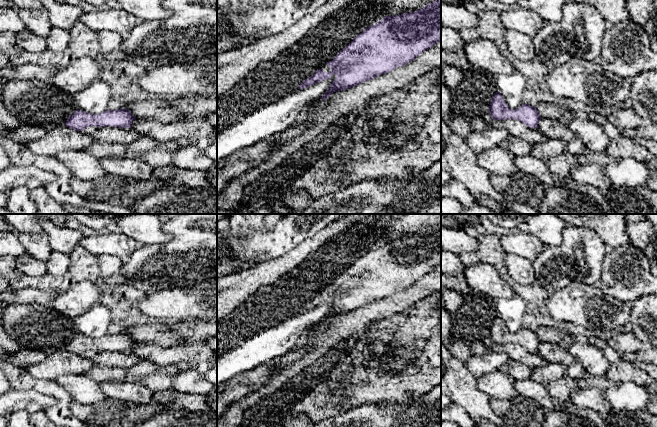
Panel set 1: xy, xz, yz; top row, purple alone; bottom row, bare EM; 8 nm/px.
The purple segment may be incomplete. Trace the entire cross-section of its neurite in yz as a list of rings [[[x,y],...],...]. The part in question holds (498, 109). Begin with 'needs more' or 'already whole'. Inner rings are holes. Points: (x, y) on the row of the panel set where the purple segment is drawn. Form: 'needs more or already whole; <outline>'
already whole; [[[499,92],[494,93],[489,106],[490,117],[494,120],[515,119],[523,122],[530,128],[537,128],[541,120],[536,107],[522,104],[518,109],[511,109],[507,106],[504,98]]]

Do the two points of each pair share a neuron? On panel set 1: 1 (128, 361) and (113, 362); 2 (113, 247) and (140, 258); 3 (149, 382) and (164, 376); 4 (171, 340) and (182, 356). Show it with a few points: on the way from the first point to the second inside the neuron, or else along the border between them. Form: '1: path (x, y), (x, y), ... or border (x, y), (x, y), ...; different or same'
1: path (124, 361), (117, 361); same
2: border (142, 244), (123, 260); different
3: path (153, 382), (160, 380); same
4: border (152, 343), (163, 347), (181, 345); different

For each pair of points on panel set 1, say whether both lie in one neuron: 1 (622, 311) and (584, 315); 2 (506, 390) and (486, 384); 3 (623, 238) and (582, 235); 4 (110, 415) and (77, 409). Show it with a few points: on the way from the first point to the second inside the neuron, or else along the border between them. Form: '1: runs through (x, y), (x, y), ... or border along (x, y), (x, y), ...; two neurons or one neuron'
1: runs through (613, 312), (593, 312); one neuron
2: runs through (501, 386), (491, 384); one neuron
3: border along (578, 226), (590, 227), (608, 247); two neurons
4: runs through (102, 414), (85, 413); one neuron

